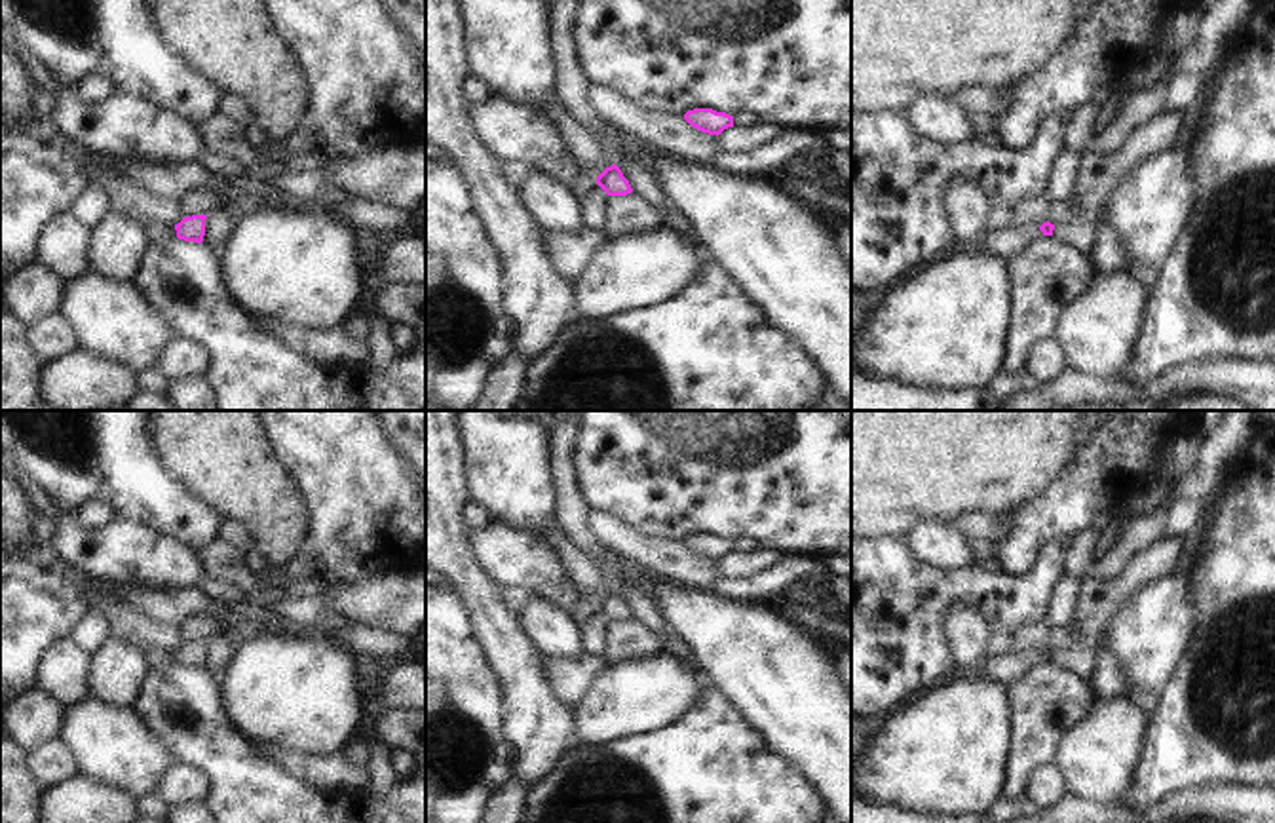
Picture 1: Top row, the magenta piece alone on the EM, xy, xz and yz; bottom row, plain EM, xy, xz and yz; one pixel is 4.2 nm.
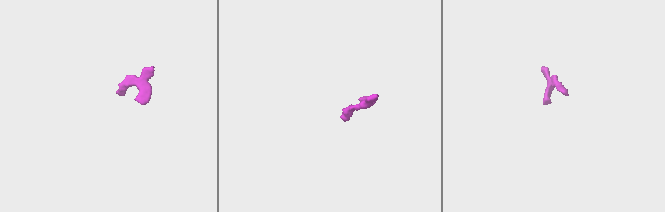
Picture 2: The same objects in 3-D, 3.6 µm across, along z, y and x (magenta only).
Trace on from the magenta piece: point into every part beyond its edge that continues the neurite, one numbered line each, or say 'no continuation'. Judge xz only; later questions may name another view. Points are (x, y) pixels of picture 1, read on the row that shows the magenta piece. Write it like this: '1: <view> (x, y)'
1: xz (591, 210).

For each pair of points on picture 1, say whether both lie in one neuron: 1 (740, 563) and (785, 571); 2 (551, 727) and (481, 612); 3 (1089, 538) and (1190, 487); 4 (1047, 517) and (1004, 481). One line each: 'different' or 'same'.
1: different
2: same
3: different
4: different

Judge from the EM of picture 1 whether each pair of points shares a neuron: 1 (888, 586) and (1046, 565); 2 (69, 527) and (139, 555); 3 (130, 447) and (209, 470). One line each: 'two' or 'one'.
1: one
2: one
3: two

